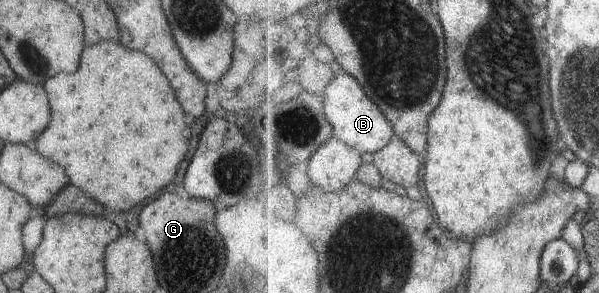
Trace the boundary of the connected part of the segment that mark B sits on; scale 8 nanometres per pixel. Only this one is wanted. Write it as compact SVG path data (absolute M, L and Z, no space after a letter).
M345 70L340 71L327 85L323 95L326 116L334 126L335 138L361 152L370 154L374 154L390 144L396 134L392 122L377 106L376 101L367 94L362 83L352 74L347 73Z

